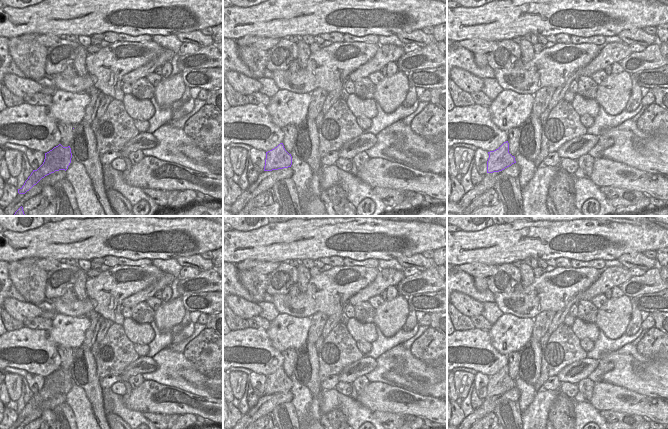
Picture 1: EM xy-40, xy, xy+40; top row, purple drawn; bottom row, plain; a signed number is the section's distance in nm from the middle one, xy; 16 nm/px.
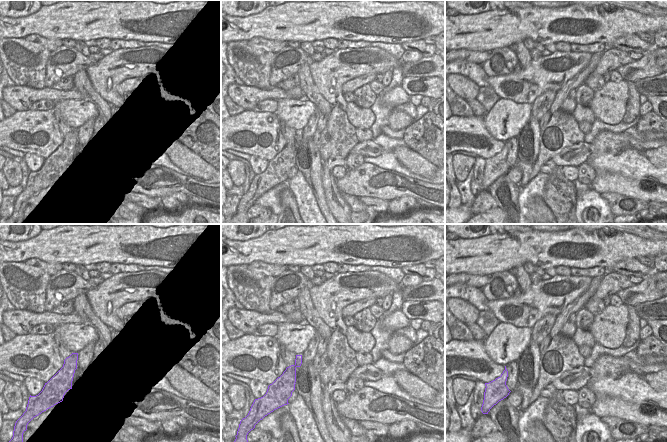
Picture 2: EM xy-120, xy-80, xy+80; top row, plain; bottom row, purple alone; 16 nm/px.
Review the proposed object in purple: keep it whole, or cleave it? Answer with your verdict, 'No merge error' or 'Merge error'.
Merge error

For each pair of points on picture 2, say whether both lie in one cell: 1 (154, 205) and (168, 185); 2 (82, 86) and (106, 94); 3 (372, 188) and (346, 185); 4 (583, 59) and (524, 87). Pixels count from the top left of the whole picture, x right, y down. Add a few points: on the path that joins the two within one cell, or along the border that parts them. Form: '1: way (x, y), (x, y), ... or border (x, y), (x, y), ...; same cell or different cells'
1: border (136, 194), (160, 198); different cells
2: border (85, 70), (92, 87), (109, 103); different cells
3: way (366, 185), (352, 185); same cell
4: way (568, 69), (549, 72), (539, 76); same cell

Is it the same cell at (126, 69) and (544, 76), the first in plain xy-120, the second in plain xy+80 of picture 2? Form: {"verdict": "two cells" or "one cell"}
{"verdict": "one cell"}

